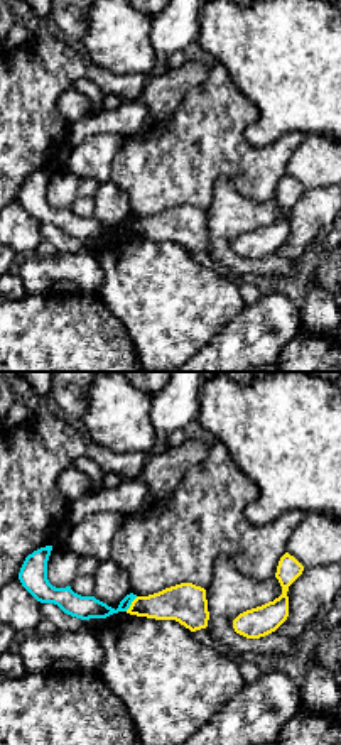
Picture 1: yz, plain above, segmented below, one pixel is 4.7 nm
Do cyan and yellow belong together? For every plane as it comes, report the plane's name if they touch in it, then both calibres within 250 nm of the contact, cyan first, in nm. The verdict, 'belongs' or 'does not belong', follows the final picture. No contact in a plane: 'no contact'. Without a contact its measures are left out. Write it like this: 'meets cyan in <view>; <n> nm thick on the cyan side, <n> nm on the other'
meets cyan in yz; 110 nm thick on the cyan side, 180 nm on the other

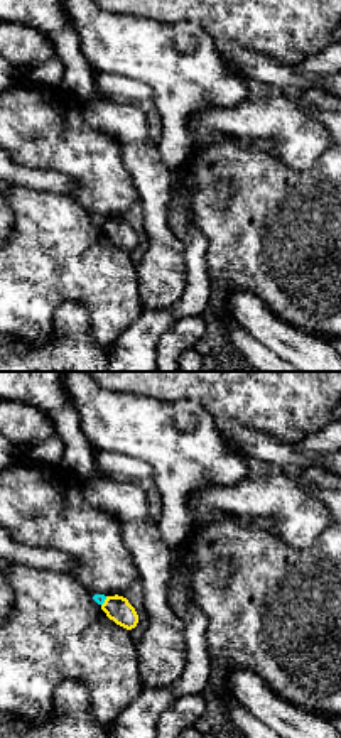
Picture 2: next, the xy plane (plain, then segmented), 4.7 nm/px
meets cyan in xy; 50 nm thick on the cyan side, 120 nm on the other

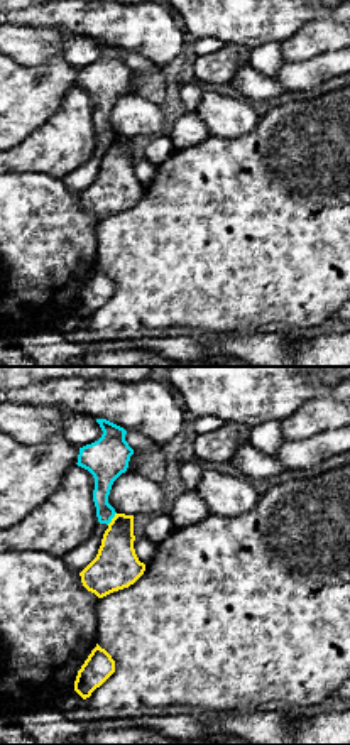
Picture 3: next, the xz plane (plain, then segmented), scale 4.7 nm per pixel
meets cyan in xz; 160 nm thick on the cyan side, 220 nm on the other

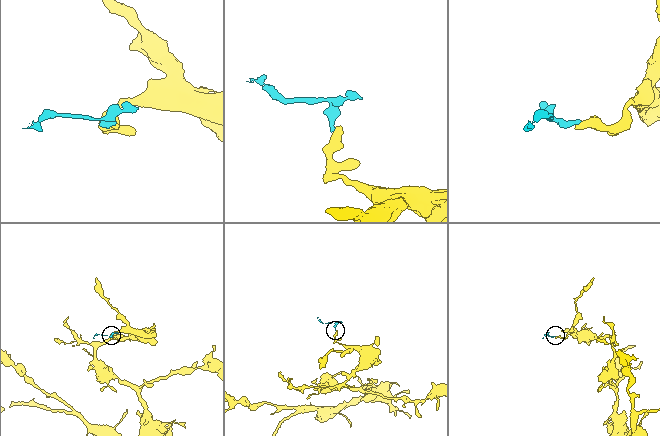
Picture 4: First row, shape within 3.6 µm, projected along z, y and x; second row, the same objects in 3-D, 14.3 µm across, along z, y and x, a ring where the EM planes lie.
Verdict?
does not belong

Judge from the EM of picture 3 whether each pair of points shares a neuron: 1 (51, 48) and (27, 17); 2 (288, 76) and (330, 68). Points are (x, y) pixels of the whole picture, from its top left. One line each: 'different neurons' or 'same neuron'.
1: different neurons
2: same neuron

